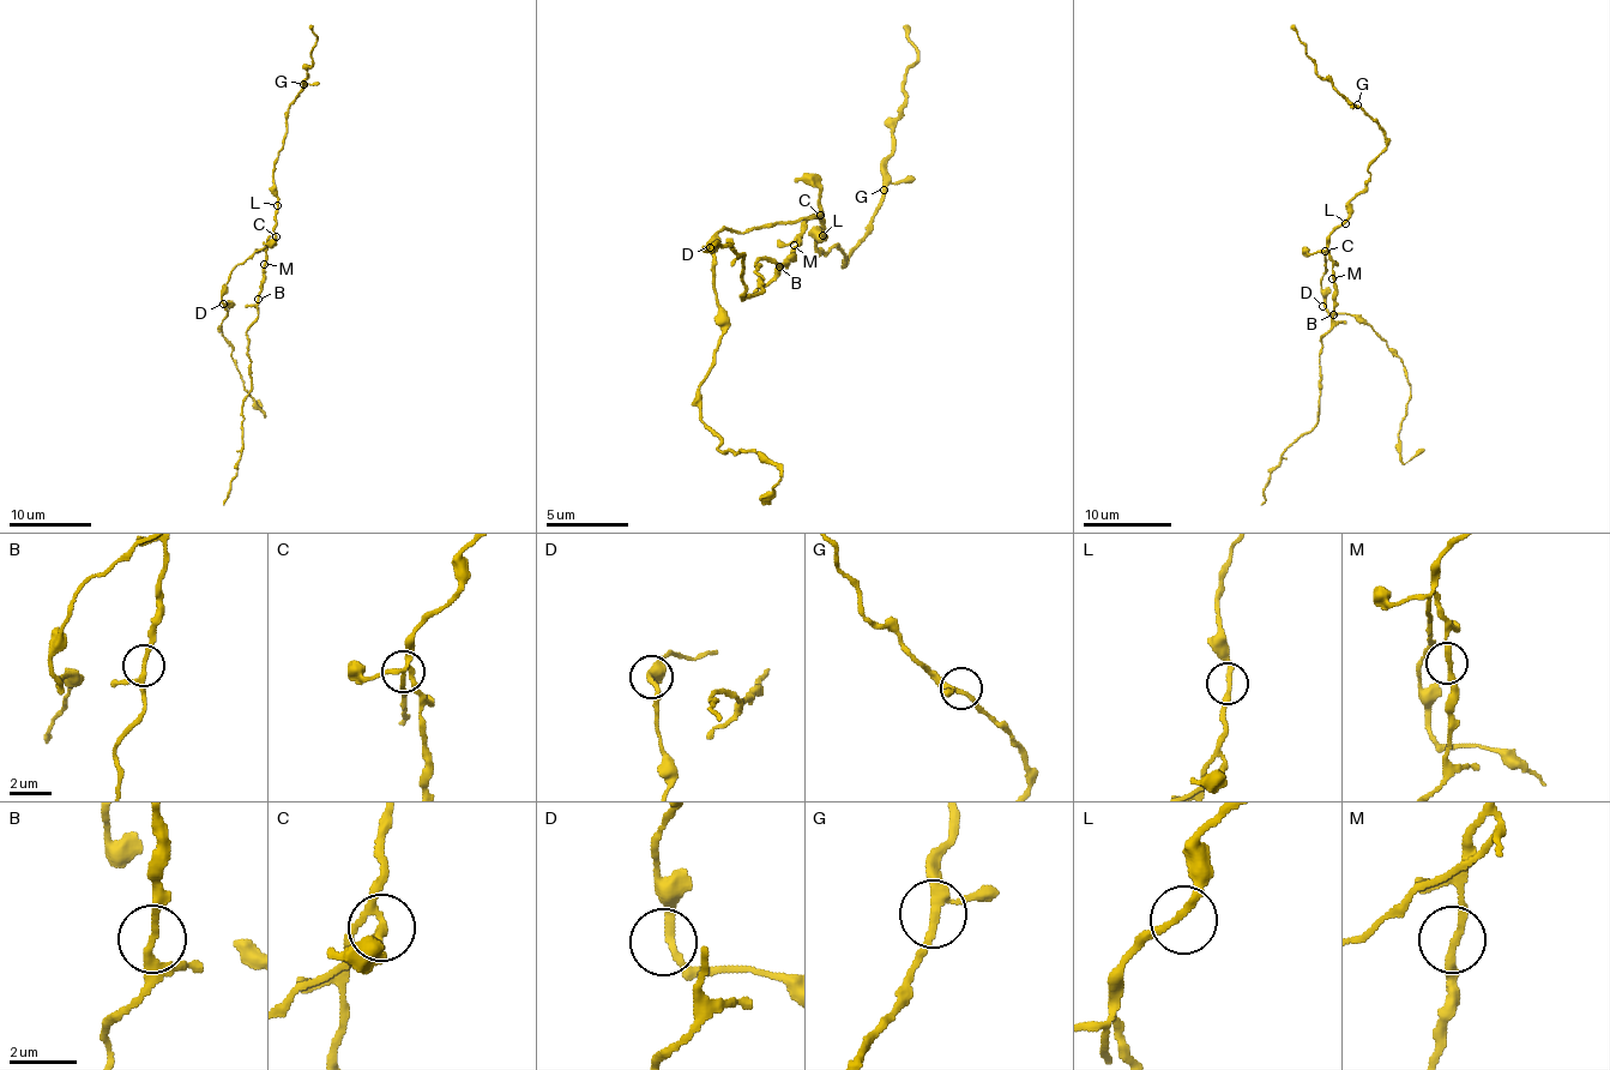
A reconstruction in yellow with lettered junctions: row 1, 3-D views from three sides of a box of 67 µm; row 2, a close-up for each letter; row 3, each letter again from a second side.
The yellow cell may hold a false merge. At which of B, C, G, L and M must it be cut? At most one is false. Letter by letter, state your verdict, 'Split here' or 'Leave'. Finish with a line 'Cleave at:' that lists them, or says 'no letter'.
B: Leave
C: Split here
G: Leave
L: Leave
M: Leave
Cleave at: C

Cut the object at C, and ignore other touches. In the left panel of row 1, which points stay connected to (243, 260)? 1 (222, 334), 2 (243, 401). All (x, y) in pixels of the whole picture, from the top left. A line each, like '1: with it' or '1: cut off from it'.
1: with it
2: cut off from it

